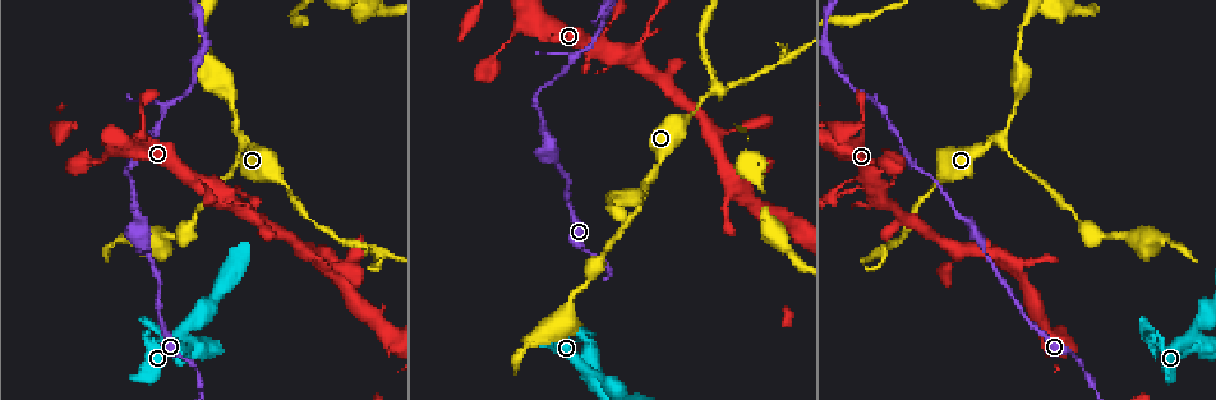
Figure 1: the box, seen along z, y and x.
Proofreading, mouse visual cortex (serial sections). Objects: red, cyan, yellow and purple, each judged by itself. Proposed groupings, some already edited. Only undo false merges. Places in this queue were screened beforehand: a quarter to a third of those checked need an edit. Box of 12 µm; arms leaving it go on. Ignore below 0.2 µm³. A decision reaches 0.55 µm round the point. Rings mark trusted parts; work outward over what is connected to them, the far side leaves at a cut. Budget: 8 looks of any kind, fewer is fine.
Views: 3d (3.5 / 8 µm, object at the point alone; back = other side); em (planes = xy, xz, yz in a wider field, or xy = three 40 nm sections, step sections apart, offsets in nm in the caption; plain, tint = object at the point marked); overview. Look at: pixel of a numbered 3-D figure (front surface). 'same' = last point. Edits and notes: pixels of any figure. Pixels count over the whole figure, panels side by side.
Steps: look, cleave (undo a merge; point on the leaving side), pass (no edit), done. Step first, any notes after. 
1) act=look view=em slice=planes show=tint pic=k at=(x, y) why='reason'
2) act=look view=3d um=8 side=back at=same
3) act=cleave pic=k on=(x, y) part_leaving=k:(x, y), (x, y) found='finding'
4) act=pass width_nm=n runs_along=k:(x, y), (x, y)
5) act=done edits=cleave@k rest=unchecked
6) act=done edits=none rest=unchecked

act=look view=3d um=3.5 side=back pic=1 at=(219, 190) why='arms part here'

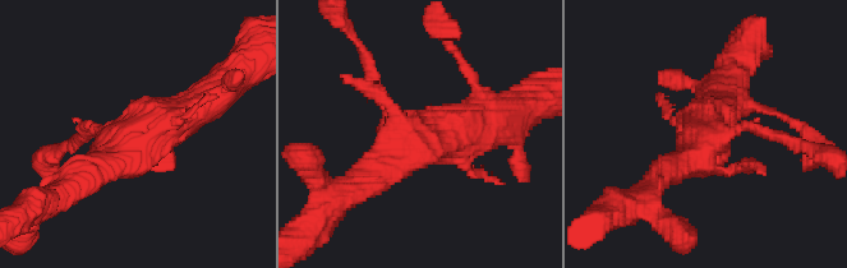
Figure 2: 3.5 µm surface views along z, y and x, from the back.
act=look view=em slice=xy step=1 show=tint pic=2 at=(709, 130)

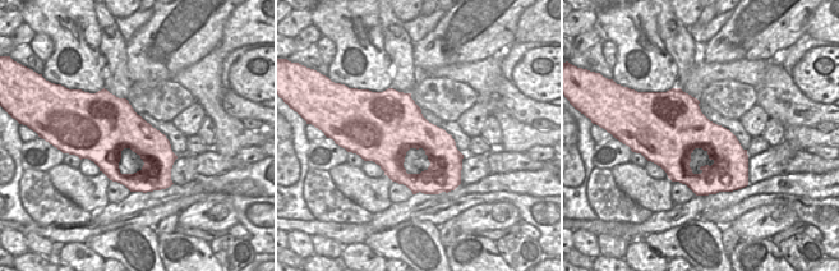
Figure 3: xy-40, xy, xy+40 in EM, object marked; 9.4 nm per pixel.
act=look view=em slice=xy step=5 show=tint at=same

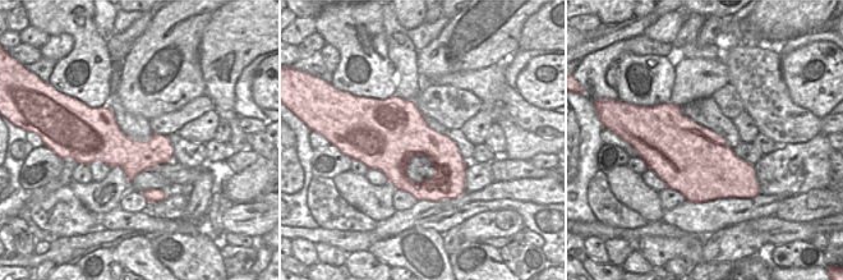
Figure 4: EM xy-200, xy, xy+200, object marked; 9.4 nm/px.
act=pass runs_along=2:(222, 88), (92, 171) found='one cell here'

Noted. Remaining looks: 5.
act=look view=3d um=3.5 pic=1 at=(991, 140) why='small branch off a trunk'

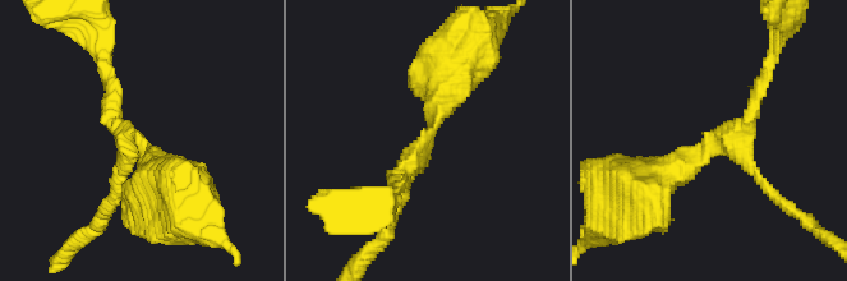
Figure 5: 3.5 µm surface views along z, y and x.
act=look view=em slice=xy step=3 show=tint pic=5 at=(429, 147) arms=3 arm_widths_nm=150,200,450

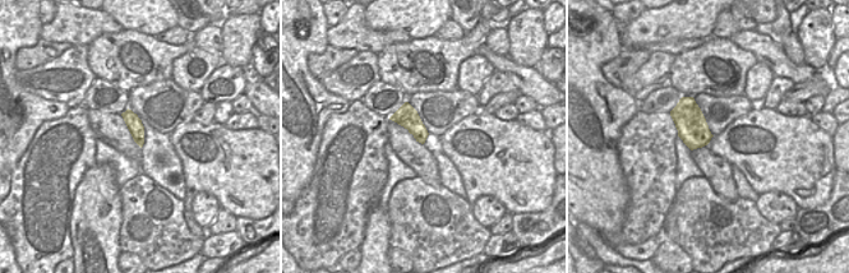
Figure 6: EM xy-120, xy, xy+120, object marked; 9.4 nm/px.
act=look view=em slice=xy step=1 show=tint at=same why='another direction'

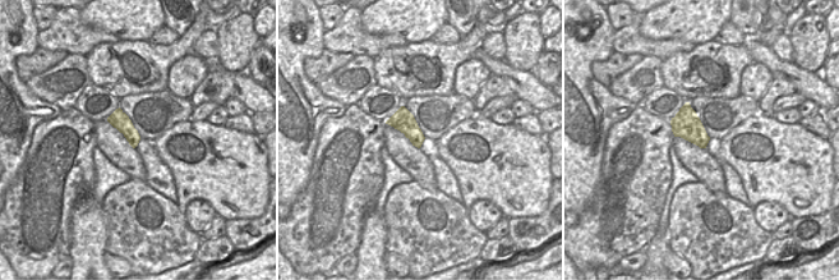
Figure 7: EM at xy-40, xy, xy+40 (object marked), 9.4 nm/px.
act=pass width_nm=200 runs_along=5:(446, 77), (399, 201) found='all the same cell'

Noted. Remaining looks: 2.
act=look view=3d um=3.5 pic=1 at=(589, 368) why='three-way junction'

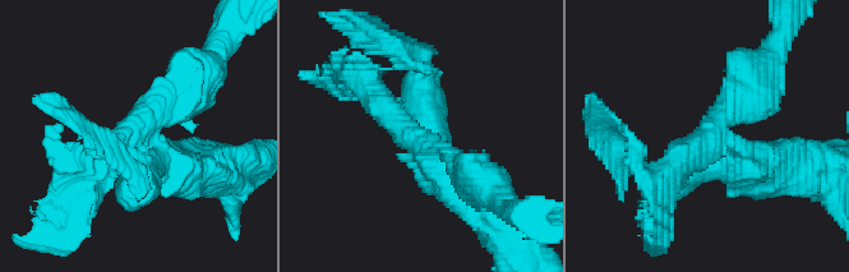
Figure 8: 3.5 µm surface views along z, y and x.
act=look view=em slice=xy step=3 show=tint pic=8 at=(715, 129)

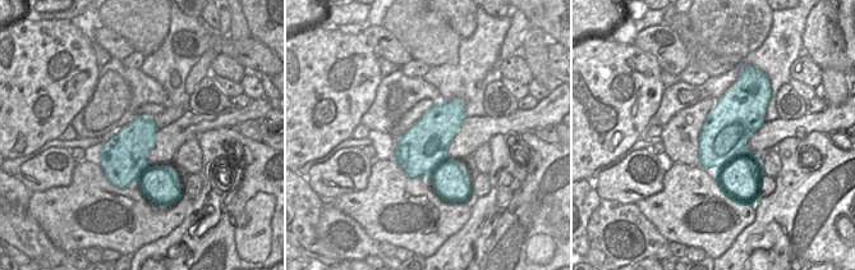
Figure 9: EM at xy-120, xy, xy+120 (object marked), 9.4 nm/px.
act=cleave pic=8 on=(139, 181) width_nm=480 part_leaving=8:(138, 150), (236, 181) found='a second cell is stuck on'

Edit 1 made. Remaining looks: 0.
act=done edits=cleave@8 rest=unchecked

